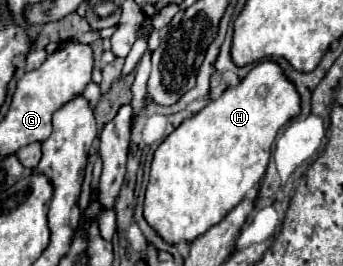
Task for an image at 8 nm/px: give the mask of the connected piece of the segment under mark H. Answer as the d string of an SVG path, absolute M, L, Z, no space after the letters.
M264 61L264 63L258 63L242 81L240 85L236 87L228 87L216 101L210 101L200 113L196 113L194 117L186 119L174 133L170 133L162 145L156 149L154 153L154 161L152 161L152 169L150 169L150 181L148 181L148 187L146 187L146 199L144 199L144 219L148 221L148 225L170 245L178 245L182 241L186 243L192 243L198 235L206 233L212 225L220 223L228 211L232 211L258 183L260 179L264 177L266 169L268 169L268 161L270 161L270 147L274 143L274 137L278 133L280 127L284 127L288 121L292 121L296 115L300 113L300 97L296 97L296 89L292 89L292 83L284 77L280 65L272 63L272 61Z

